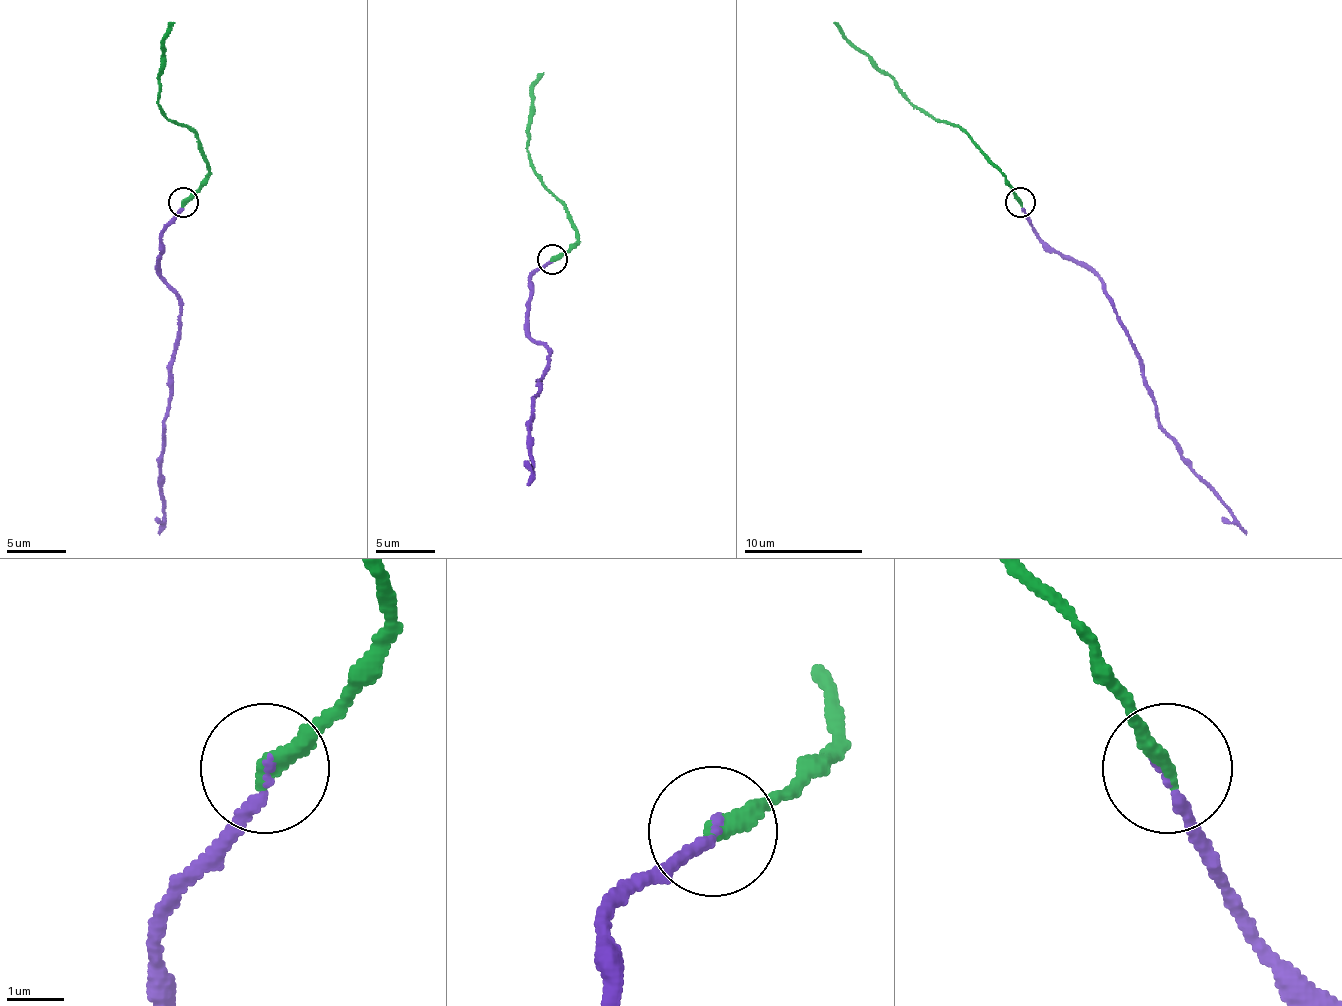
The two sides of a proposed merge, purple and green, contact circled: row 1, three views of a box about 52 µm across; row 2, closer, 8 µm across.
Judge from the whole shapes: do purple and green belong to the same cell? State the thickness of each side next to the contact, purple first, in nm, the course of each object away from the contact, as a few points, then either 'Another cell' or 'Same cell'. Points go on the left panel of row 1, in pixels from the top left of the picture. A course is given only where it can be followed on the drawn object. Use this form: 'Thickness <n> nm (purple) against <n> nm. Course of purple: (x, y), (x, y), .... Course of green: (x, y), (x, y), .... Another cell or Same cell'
Thickness 170 nm (purple) against 320 nm. Course of purple: (182, 203), (161, 235), (159, 274), (179, 301), (159, 535). Course of green: (182, 203), (206, 176), (206, 155), (191, 132), (173, 123), (159, 102), (161, 40), (173, 22). Same cell

